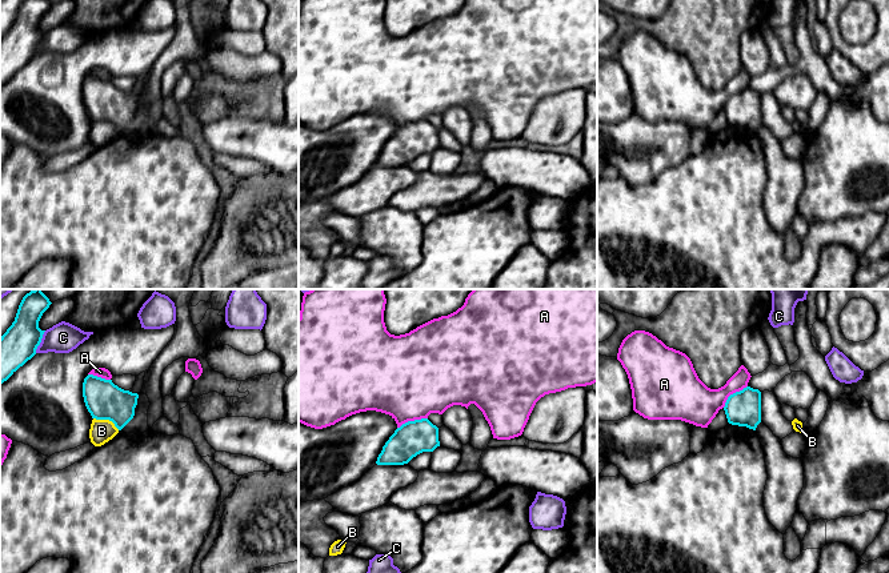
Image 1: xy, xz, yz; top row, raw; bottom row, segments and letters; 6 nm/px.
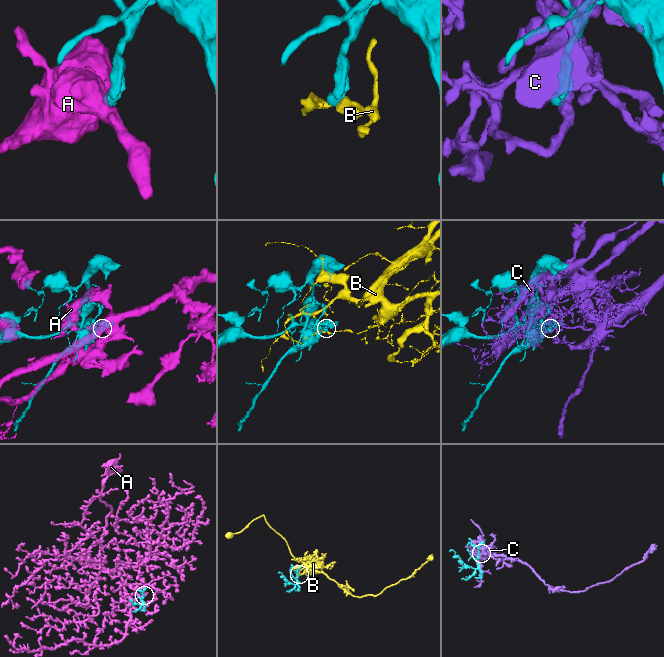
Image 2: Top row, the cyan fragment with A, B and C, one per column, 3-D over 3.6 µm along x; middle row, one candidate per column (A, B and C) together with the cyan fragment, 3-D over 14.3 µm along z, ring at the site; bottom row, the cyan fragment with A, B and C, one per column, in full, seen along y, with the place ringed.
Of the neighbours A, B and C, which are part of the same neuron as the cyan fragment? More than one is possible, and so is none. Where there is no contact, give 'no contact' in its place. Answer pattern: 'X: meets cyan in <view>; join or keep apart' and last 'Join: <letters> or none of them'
A: meets cyan in xz; keep apart
B: meets cyan in xy; keep apart
C: meets cyan in xy; keep apart
Join: none of them

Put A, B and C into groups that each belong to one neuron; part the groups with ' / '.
A / B / C

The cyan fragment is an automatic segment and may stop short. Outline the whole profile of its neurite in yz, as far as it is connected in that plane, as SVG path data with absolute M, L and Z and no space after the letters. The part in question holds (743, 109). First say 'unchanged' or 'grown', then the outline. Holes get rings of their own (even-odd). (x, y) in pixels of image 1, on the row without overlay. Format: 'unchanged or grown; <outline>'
unchanged; M746 88L730 96L724 112L729 125L756 132L761 124L761 93Z

